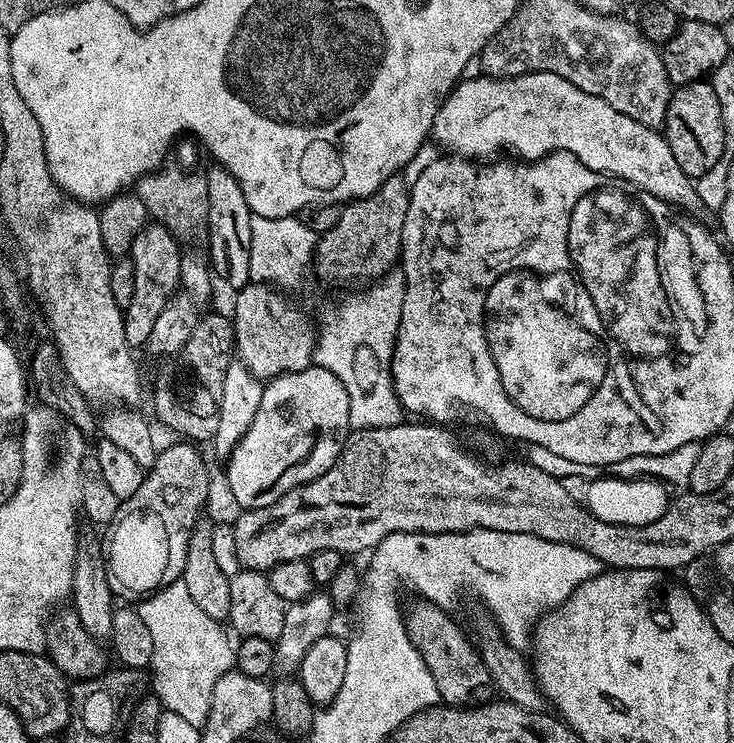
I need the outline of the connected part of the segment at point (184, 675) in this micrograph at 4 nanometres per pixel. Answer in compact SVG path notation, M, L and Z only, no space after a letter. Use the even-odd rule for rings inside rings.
M183 579L141 599L138 611L142 622L150 626L150 638L154 642L151 691L165 709L176 711L187 722L203 726L210 714L214 682L226 671L224 660L232 662L236 658L235 647L228 645L229 633L220 629L223 628L221 621L210 618L210 614L190 598L190 590L186 590Z

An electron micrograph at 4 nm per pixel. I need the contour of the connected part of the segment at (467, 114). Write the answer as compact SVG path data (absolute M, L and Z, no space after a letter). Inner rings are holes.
M527 72L525 76L505 76L501 78L498 76L483 75L473 80L461 79L456 87L445 96L444 103L441 104L440 111L436 114L436 121L432 123L431 135L434 137L435 143L445 153L462 156L466 160L475 160L477 162L484 162L489 158L495 157L497 155L495 152L499 148L509 148L510 151L517 152L520 155L517 157L524 162L543 160L545 156L549 156L552 152L569 152L570 154L574 154L574 158L578 158L578 162L582 162L590 170L604 172L607 176L622 178L626 182L630 182L634 186L638 186L642 190L654 194L654 198L665 200L668 204L683 210L685 213L696 214L696 211L701 211L702 208L700 199L696 193L693 177L686 175L682 170L682 166L678 166L678 161L674 159L674 150L670 150L667 140L664 139L663 135L657 129L647 128L642 122L638 122L634 118L622 114L622 110L614 110L614 106L610 106L610 102L602 102L602 98L586 94L586 90L578 90L578 86L574 86L574 82L566 82L566 78L562 78L558 74Z

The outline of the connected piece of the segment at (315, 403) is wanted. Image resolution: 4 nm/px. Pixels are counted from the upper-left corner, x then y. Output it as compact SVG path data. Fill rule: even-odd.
M313 366L267 381L258 414L224 468L243 509L272 505L289 490L308 484L334 466L350 435L349 418L350 399L342 382L328 369Z

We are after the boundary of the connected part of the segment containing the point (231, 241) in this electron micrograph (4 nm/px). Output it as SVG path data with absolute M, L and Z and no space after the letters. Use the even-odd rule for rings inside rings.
M212 166L206 172L208 187L208 239L206 251L210 257L210 267L217 277L220 276L232 287L239 290L250 280L250 218L253 216L242 194L238 178L224 168Z

